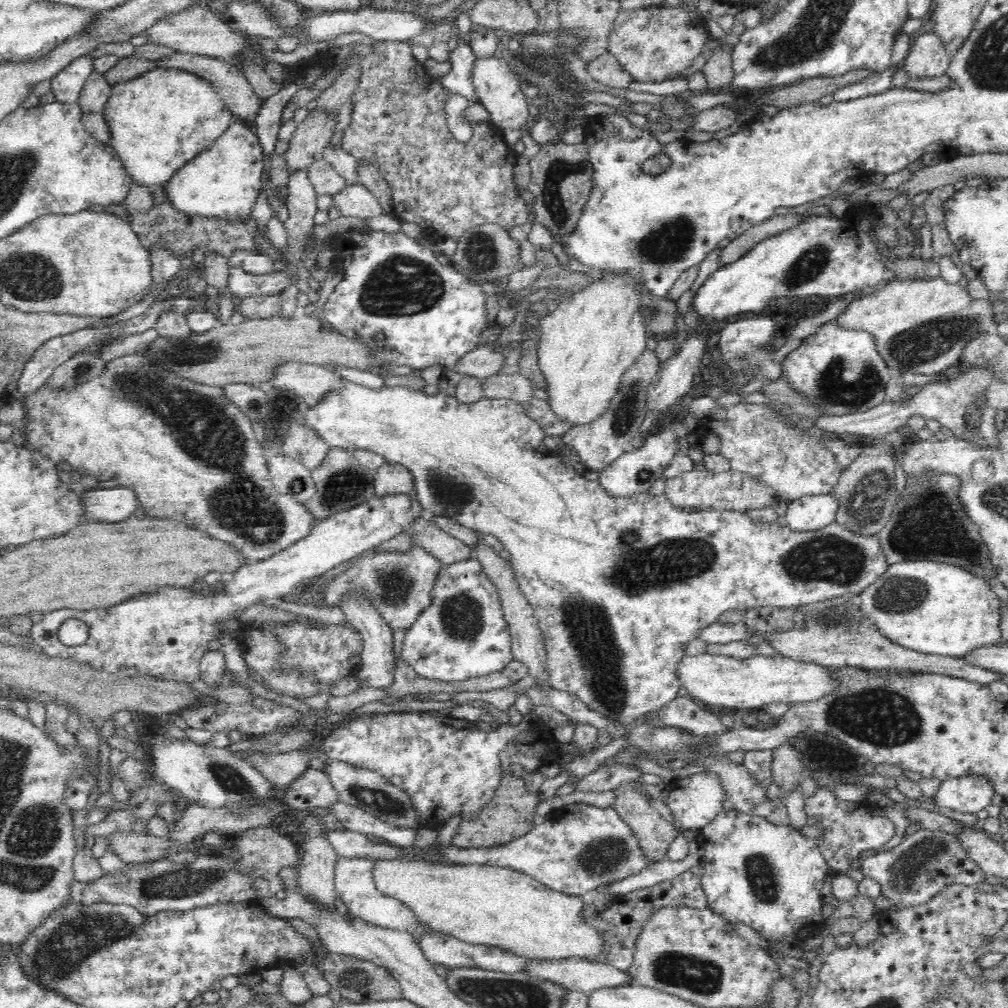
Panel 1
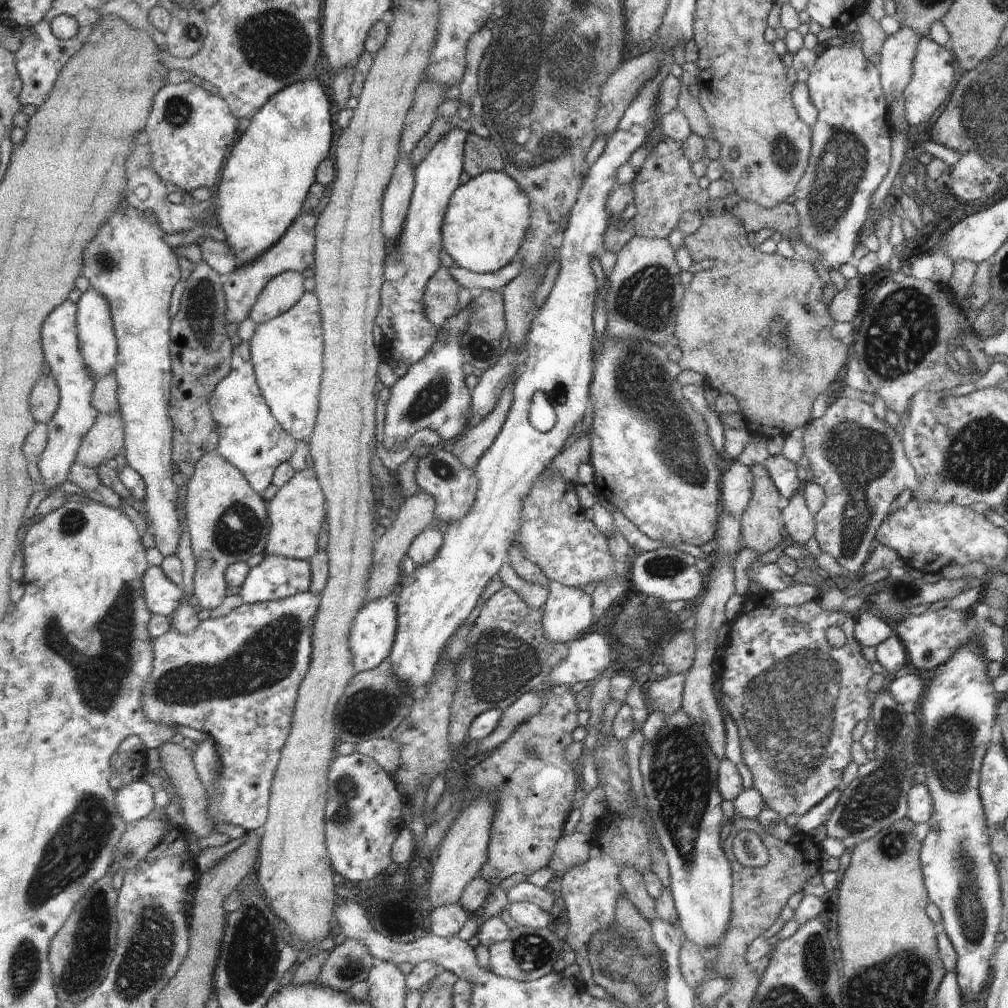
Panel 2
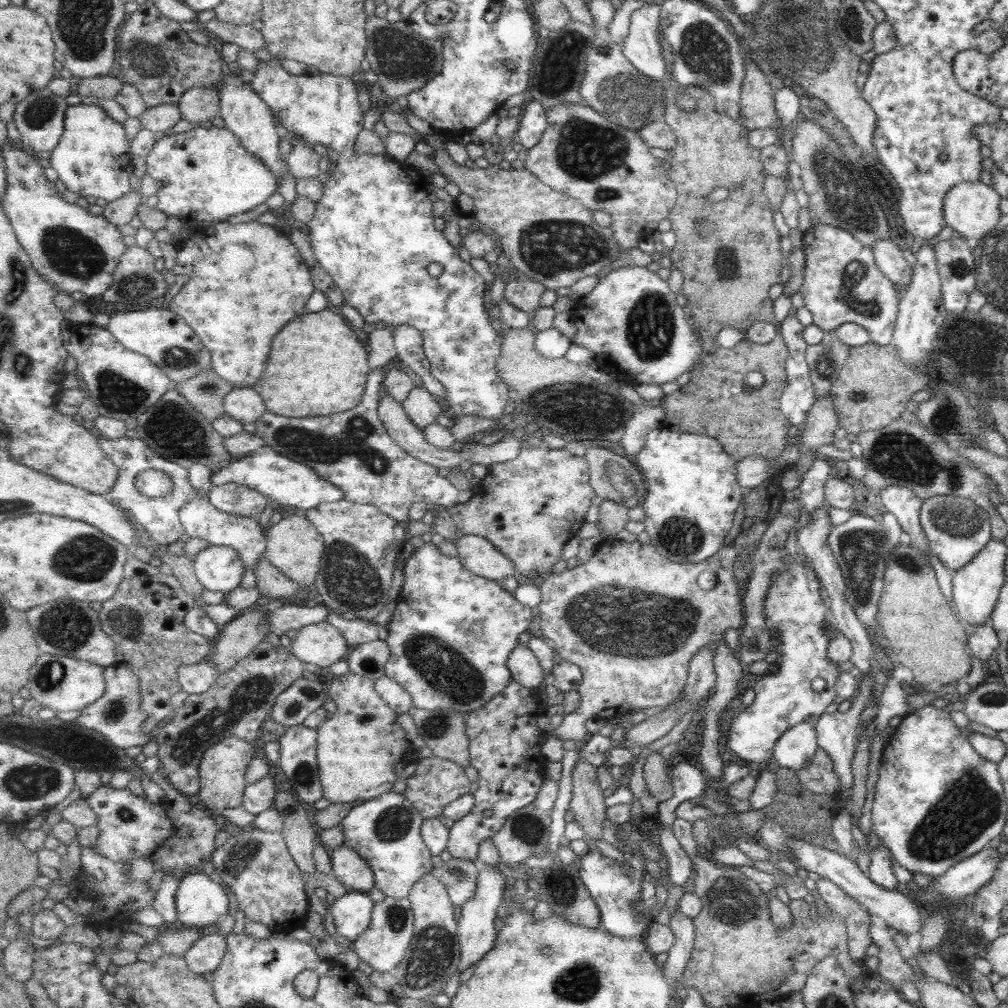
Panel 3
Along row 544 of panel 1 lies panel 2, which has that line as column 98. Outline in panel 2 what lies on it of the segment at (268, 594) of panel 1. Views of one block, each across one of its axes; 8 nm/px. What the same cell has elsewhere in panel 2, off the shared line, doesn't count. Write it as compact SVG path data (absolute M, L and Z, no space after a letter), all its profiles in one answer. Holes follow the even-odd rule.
M89 287L81 296L78 303L78 336L79 348L83 354L83 362L95 382L111 373L115 374L119 362L118 336L116 335L114 322L111 318L110 303L103 294L99 294L95 288Z

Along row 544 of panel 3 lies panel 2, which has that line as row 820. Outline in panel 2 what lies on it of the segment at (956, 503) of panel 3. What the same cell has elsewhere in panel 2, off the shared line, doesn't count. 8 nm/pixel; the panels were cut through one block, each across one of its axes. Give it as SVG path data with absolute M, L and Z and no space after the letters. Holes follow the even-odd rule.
M972 634L971 638L967 640L967 644L959 646L951 658L947 658L943 664L939 664L933 672L933 676L929 680L929 684L925 686L923 694L921 694L921 704L916 711L917 720L919 722L919 734L916 738L916 742L913 745L915 751L917 752L917 761L916 768L918 768L923 774L925 774L926 780L923 783L929 796L931 798L931 806L933 812L927 820L928 832L925 835L925 838L921 840L919 846L919 860L921 864L921 875L923 878L923 886L925 888L928 901L933 904L937 909L937 914L941 923L939 928L947 936L947 940L951 944L953 951L955 952L956 957L956 966L955 966L955 978L956 984L960 989L961 996L963 1000L976 1000L977 996L980 995L985 988L988 980L988 973L990 972L991 959L993 952L995 950L995 936L999 931L999 922L1001 920L1002 907L1001 903L1001 884L999 884L999 874L997 874L996 864L993 864L991 861L991 848L990 848L990 839L988 836L987 822L985 822L985 816L983 816L983 808L981 808L981 798L979 798L979 770L983 756L985 755L987 746L989 745L991 728L995 726L996 718L996 704L1000 699L1000 695L994 691L993 680L986 676L987 664L989 661L984 659L982 654L982 649L977 646L978 643L975 639L975 634Z

